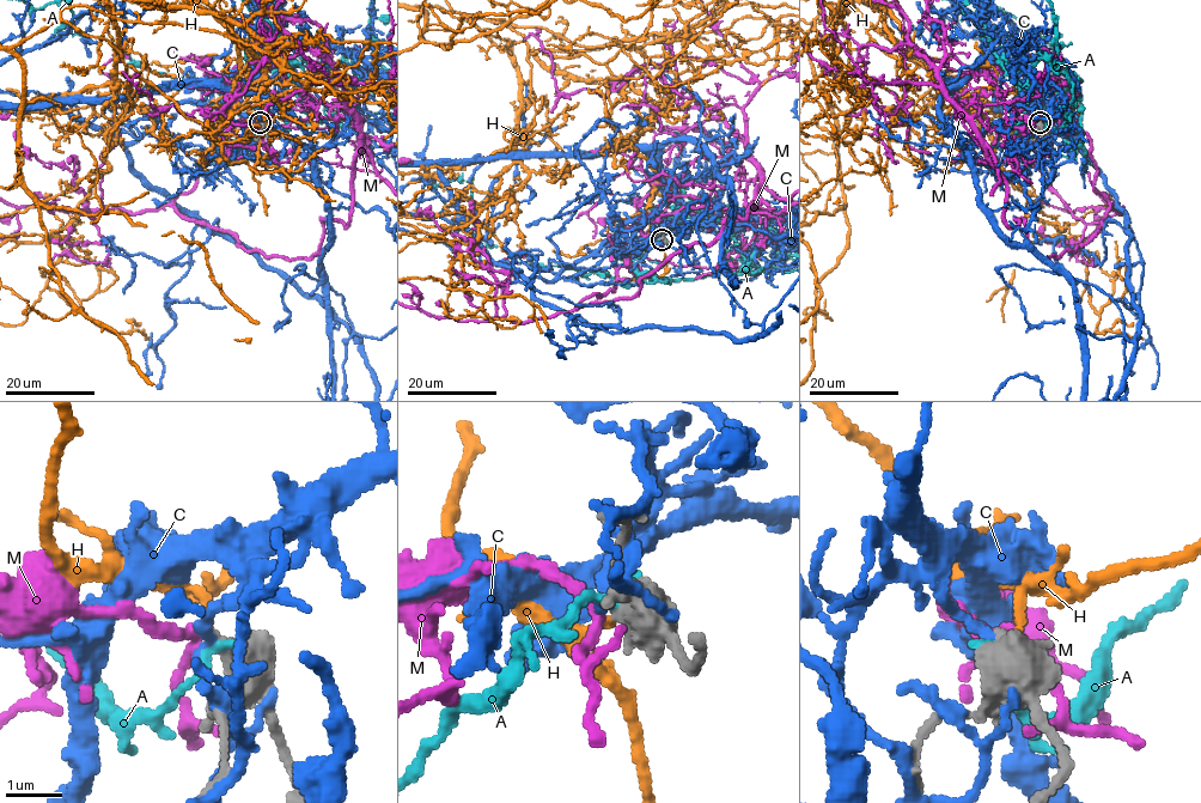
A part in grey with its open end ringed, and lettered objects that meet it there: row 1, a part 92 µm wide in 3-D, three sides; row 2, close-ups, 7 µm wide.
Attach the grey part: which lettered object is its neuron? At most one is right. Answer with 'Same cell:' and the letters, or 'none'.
Same cell: none

